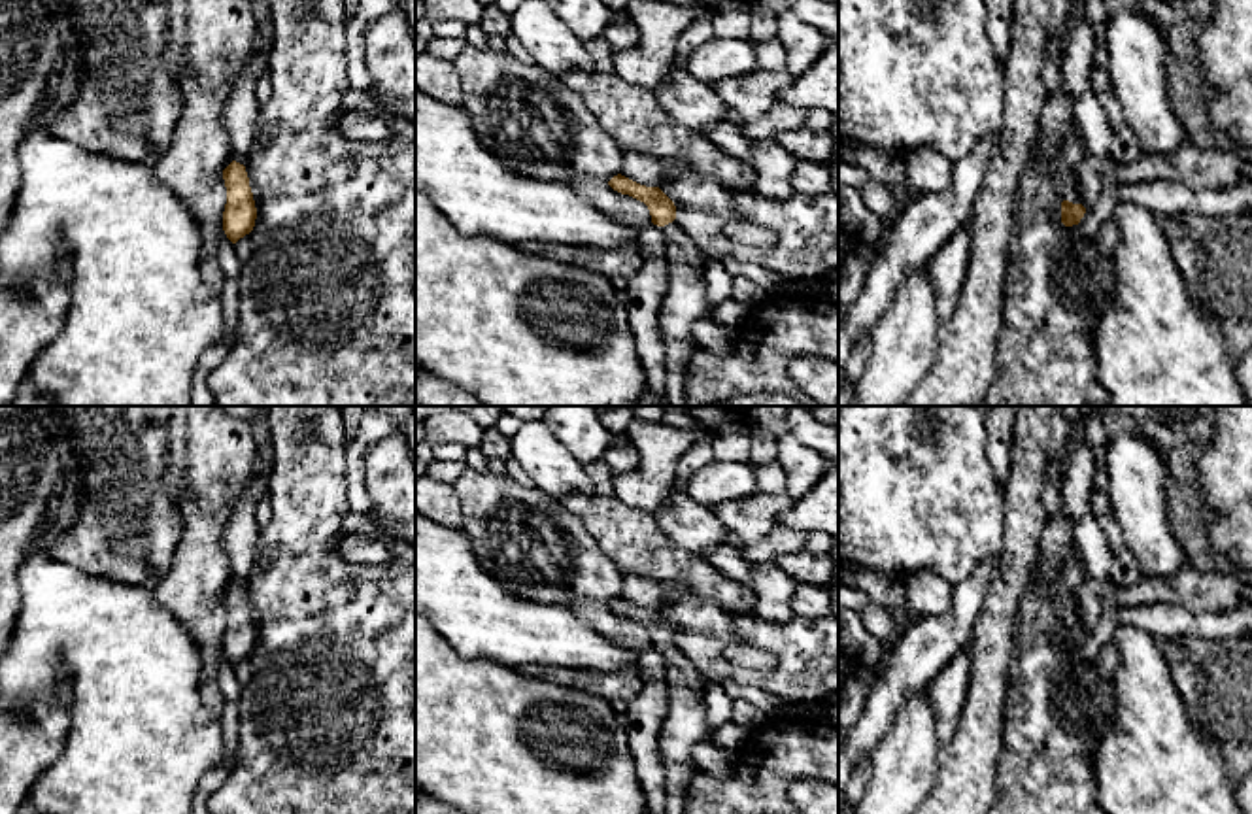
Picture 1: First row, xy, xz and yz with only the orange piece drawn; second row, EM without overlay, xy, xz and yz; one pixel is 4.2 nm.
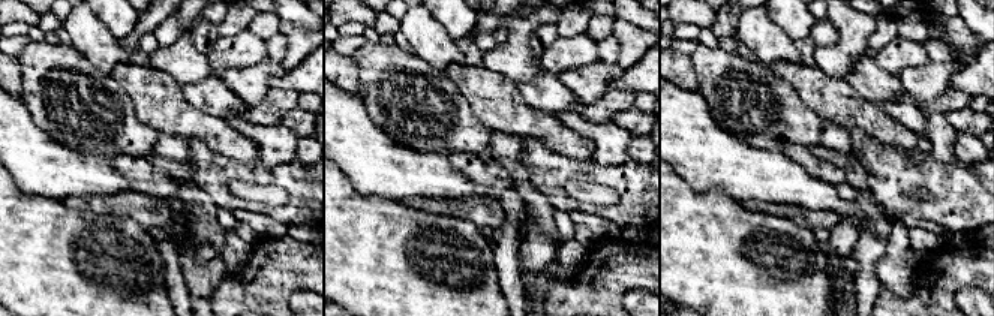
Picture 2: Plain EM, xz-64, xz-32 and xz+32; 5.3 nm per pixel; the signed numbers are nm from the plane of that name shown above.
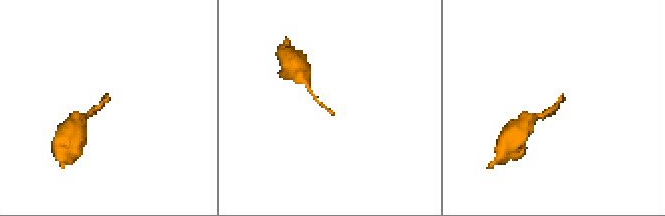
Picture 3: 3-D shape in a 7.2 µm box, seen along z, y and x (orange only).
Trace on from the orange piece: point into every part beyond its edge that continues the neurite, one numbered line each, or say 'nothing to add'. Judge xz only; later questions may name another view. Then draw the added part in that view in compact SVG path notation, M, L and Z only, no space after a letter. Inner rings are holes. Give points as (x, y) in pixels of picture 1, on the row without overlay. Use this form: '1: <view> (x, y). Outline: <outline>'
1: xz (673, 656). Outline: M672 644L659 652L663 653L667 665L682 670L691 691L702 697L706 691L706 680L697 672L695 665L678 650L678 646Z

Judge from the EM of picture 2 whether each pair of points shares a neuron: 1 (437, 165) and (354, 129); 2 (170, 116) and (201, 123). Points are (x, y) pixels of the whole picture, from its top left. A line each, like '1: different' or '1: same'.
1: same
2: same

